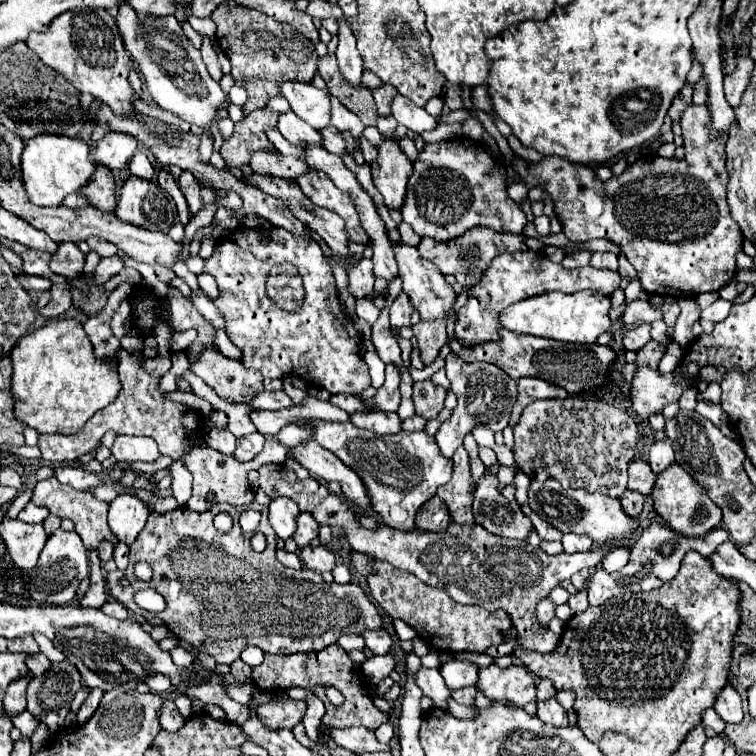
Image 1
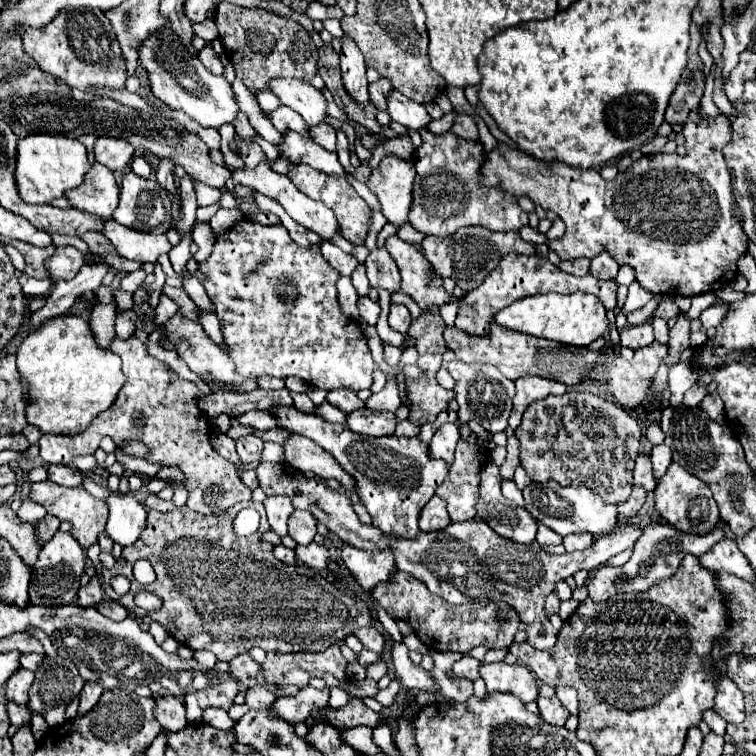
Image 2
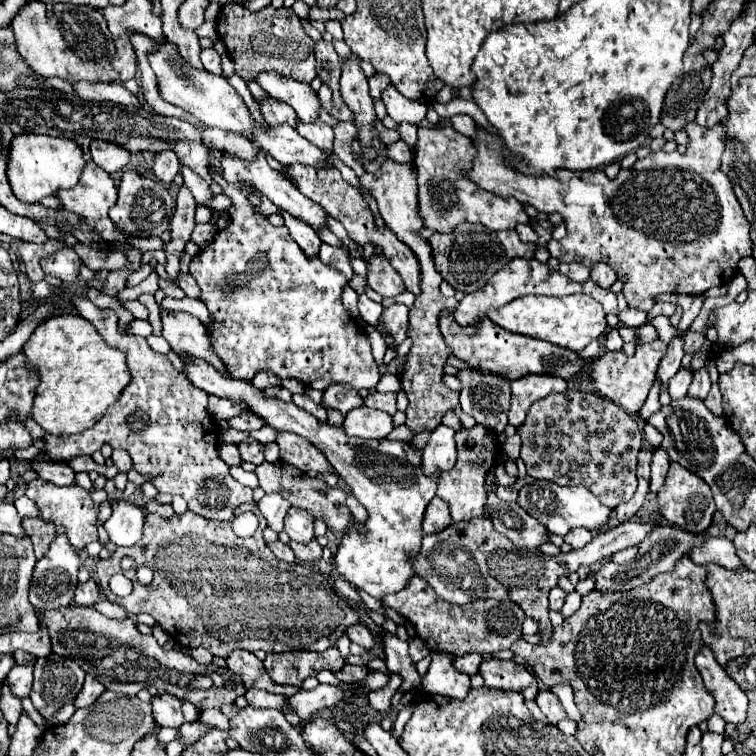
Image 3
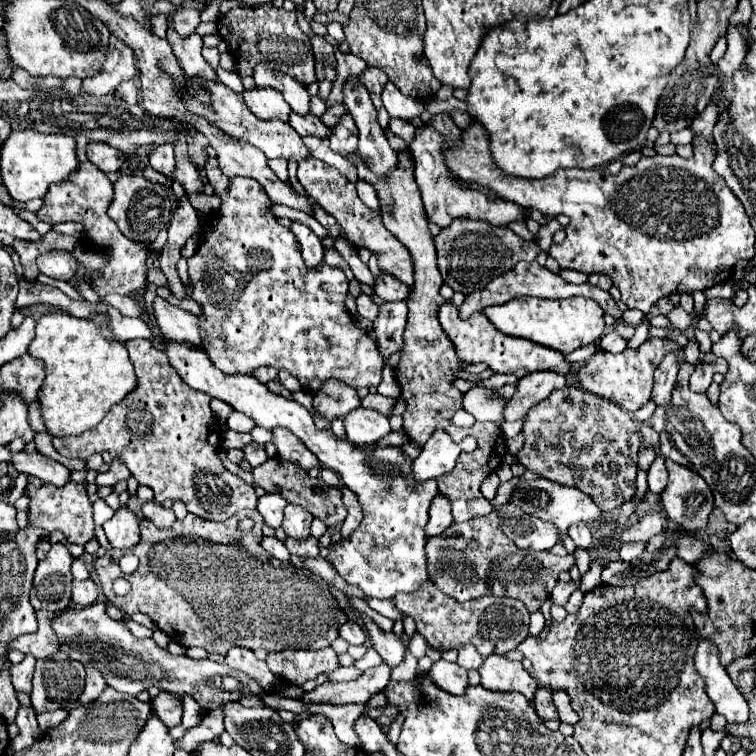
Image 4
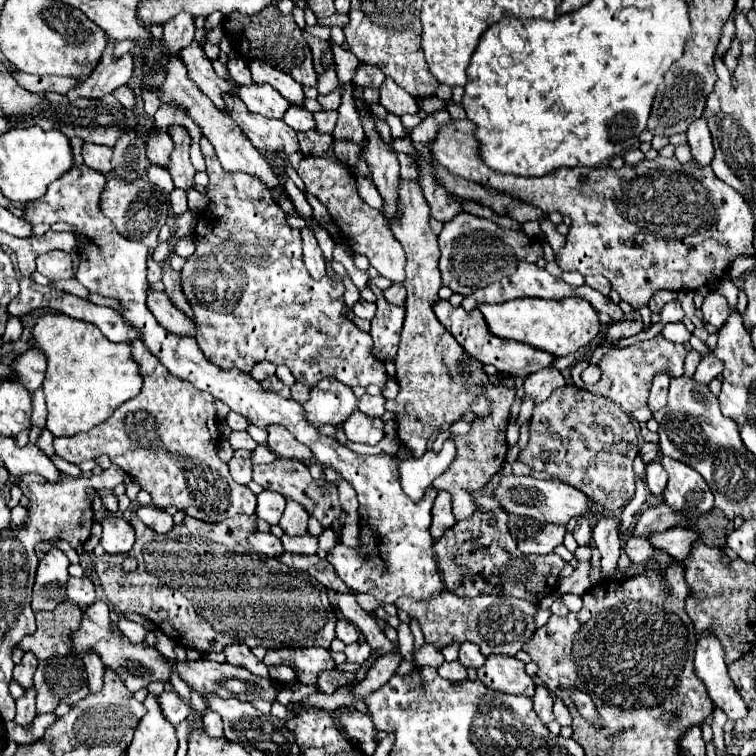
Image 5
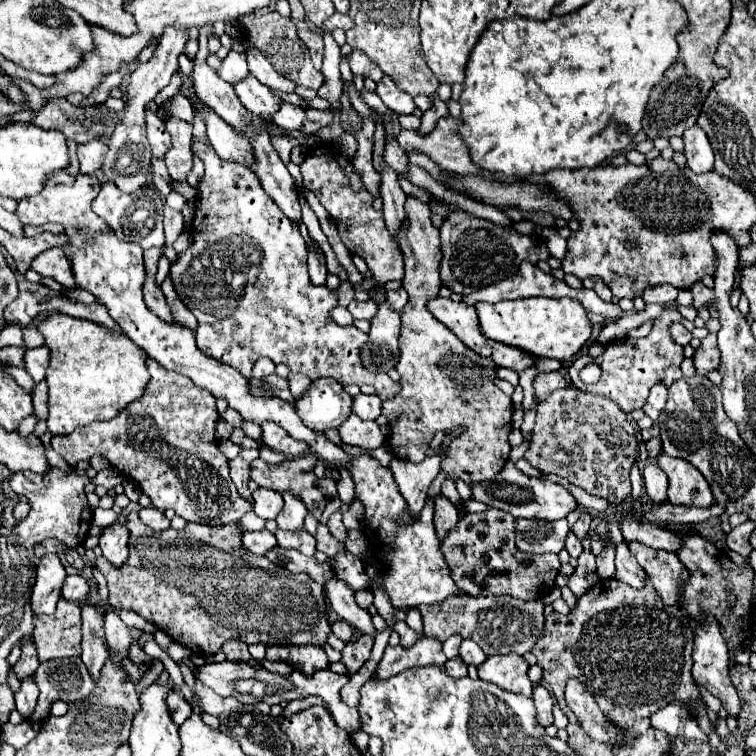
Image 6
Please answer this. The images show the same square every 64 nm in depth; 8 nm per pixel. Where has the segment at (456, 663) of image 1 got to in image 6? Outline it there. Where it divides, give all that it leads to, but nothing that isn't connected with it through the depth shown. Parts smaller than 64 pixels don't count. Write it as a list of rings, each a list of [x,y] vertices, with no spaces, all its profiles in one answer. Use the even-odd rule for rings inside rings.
[[[464,640],[460,646],[460,658],[464,660],[464,664],[474,664],[480,666],[486,660],[486,654],[480,650],[480,646],[474,640]]]

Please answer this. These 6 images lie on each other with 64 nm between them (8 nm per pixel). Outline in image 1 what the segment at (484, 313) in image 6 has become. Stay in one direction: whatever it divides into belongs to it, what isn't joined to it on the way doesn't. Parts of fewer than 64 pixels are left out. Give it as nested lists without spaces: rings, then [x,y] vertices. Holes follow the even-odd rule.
[[[584,290],[576,294],[546,292],[536,298],[520,300],[508,306],[500,314],[500,322],[504,328],[518,334],[554,338],[560,342],[574,342],[574,344],[594,344],[596,338],[602,332],[608,332],[612,326],[612,320],[608,316],[610,308],[612,308],[612,296],[604,296],[602,292],[592,292],[592,290]]]

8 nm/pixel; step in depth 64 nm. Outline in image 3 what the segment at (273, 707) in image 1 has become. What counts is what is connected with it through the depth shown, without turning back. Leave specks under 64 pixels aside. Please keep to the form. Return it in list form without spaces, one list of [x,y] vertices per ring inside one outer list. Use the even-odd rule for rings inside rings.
[[[320,684],[314,690],[300,688],[294,696],[286,698],[286,710],[296,712],[300,720],[306,724],[308,720],[312,720],[314,714],[334,708],[342,698],[348,698],[348,696],[350,694],[344,694],[340,688],[328,686],[328,684]]]

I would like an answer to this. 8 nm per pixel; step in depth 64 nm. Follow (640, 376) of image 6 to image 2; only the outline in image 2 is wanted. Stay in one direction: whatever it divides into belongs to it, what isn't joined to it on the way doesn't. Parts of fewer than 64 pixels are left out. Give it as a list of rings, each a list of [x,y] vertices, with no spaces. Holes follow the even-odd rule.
[[[652,342],[644,348],[636,350],[632,360],[614,358],[606,362],[604,380],[608,382],[608,390],[614,394],[620,406],[636,408],[648,392],[648,384],[654,378],[660,362],[666,358],[668,348],[660,342]]]

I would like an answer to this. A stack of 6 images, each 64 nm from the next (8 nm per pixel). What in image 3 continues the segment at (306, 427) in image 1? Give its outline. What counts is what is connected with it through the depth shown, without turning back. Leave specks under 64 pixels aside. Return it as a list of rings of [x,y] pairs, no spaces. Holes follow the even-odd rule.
[[[264,426],[262,430],[256,430],[256,432],[252,432],[250,436],[252,436],[252,438],[256,438],[258,442],[262,442],[262,444],[268,444],[268,442],[276,442],[276,436],[278,436],[278,432],[276,432],[274,428],[268,428],[268,426]]]

